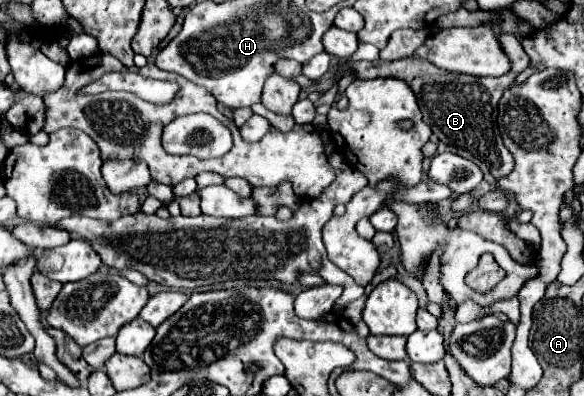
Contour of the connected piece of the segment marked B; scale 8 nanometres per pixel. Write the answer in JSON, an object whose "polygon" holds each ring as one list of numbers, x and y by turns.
{"polygon":[[499,33,499,43,501,44,504,52,511,60,511,71,501,75,501,77,473,77,473,75,459,75,459,73,451,73,451,71,441,71,439,67,431,65,429,61,421,61,417,57,405,57,405,59,399,59,399,61,359,61,359,63,345,63,343,67,353,67,357,71,357,77,359,79,375,79,375,77,397,77,397,79,403,79,409,83,409,87,413,89,415,97,419,99,419,107,421,107,421,113,423,113,423,121,433,129,433,133,439,137,441,143,445,145,453,145,457,149,463,149,463,151,469,151,473,157,477,157,479,161,483,161,489,169,491,169,491,175,499,181,501,177,507,177,511,171,513,171,513,157,511,153,505,149,503,141,501,141,501,135,499,135,499,127,497,127,497,103,503,95,503,91,515,81,515,77,528,67,529,57,525,53,521,43,513,33]]}

